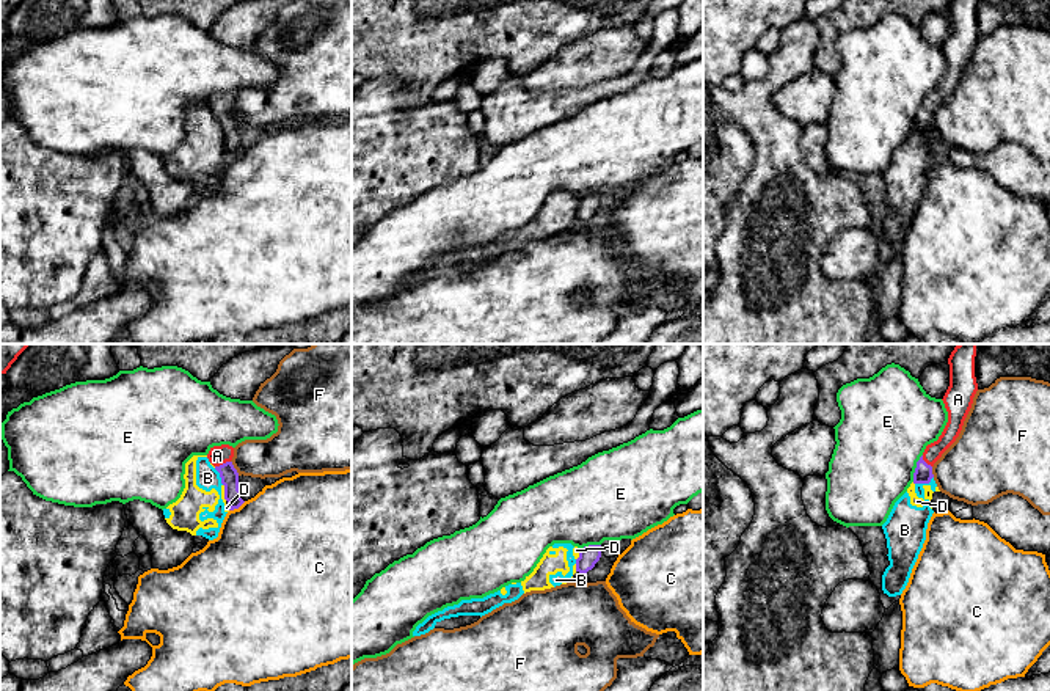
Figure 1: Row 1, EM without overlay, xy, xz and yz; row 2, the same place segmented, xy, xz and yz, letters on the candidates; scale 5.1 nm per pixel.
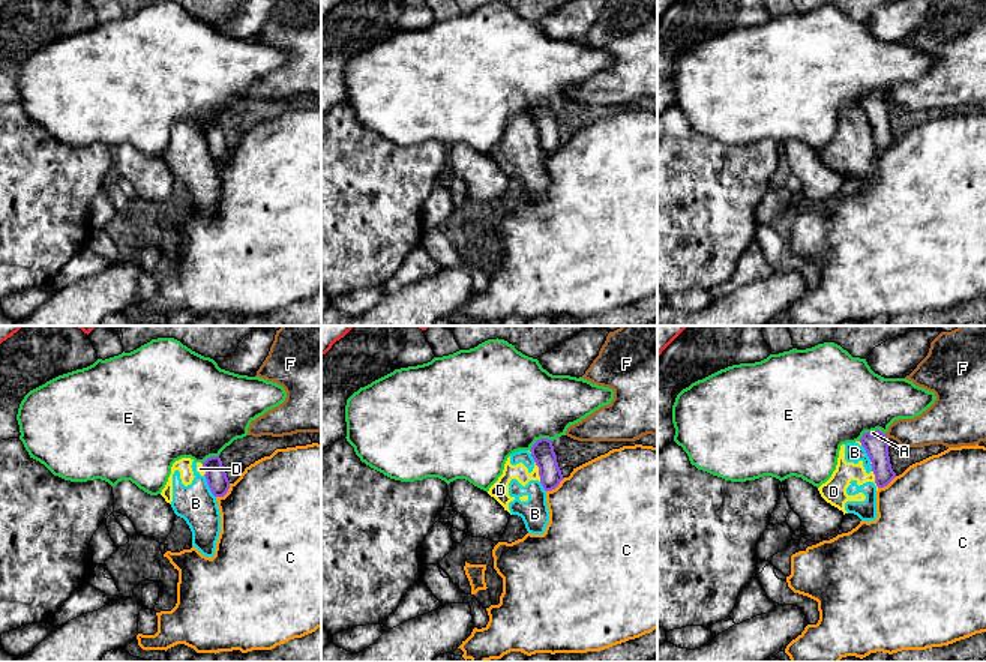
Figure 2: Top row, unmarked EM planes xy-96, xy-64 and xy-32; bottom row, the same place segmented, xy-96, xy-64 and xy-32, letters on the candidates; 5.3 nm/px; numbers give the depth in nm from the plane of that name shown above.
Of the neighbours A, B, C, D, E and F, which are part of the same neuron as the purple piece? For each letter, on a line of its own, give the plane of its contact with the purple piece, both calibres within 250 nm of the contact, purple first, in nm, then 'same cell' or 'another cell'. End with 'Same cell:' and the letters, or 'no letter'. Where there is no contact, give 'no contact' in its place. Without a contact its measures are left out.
A: contact in xy; calibres 100 and 100 nm; same cell
B: contact in yz; calibres 100 and 220 nm; another cell
C: contact in xy; calibres 100 and 500 nm; another cell
D: contact in xy; calibres 100 and 30 nm; another cell
E: contact in yz; calibres 100 and 460 nm; another cell
F: contact in xy; calibres 100 and 200 nm; another cell
Same cell: A

